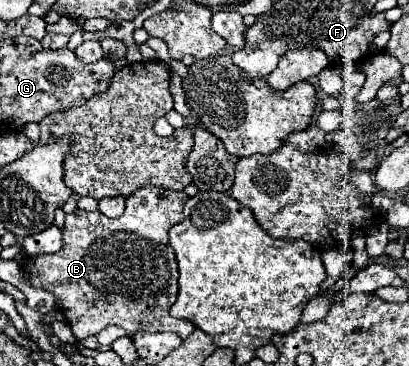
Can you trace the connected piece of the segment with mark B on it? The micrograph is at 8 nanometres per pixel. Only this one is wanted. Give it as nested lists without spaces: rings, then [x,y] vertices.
[[[146,186],[136,190],[126,200],[126,210],[118,218],[108,218],[100,210],[86,212],[76,208],[76,212],[66,214],[64,224],[64,246],[54,254],[42,256],[24,256],[22,260],[22,278],[36,288],[48,290],[56,296],[56,308],[64,314],[66,324],[74,330],[78,340],[86,336],[96,336],[106,326],[120,326],[126,330],[126,336],[138,332],[174,332],[182,340],[194,332],[194,324],[184,318],[170,316],[170,306],[176,302],[178,294],[178,264],[174,250],[168,242],[168,230],[182,222],[182,206],[188,200],[184,190],[166,190],[158,186]]]

